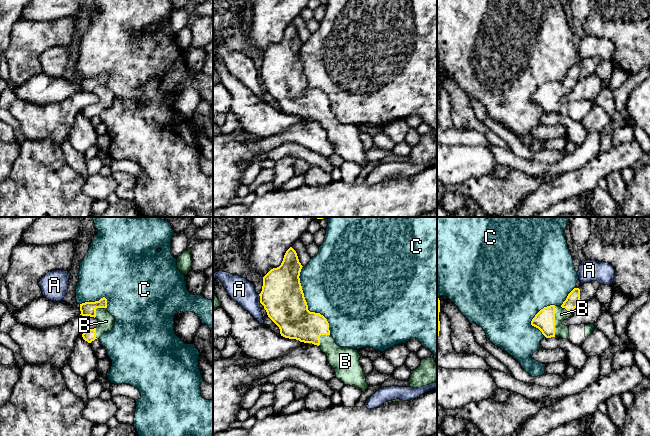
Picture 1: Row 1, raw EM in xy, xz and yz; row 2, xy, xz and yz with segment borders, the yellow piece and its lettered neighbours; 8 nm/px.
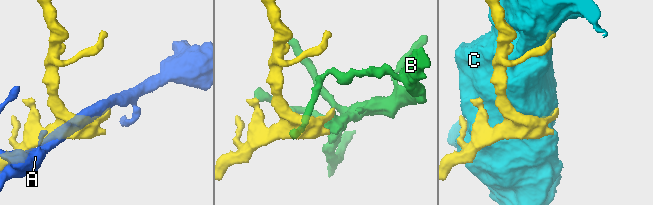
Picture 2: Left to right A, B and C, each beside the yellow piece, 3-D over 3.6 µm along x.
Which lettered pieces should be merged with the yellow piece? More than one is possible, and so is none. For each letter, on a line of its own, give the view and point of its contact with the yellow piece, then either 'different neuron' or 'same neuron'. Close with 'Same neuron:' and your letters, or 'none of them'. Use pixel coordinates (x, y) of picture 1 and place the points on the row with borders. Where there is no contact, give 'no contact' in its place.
A: contact xz (260, 298); different neuron
B: contact yz (554, 321); same neuron
C: contact xz (306, 304); different neuron
Same neuron: B

